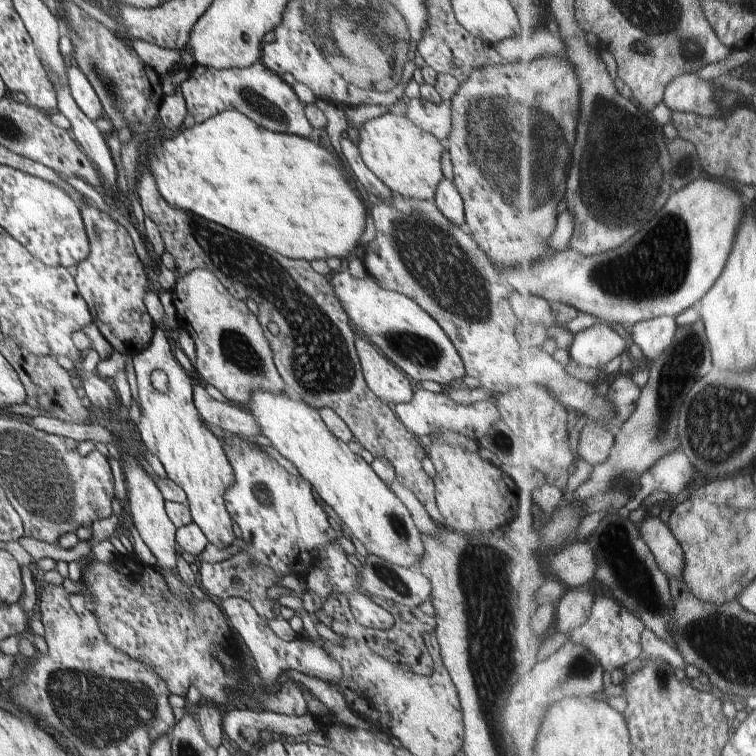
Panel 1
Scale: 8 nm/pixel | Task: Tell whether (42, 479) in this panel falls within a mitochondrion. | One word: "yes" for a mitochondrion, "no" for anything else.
yes

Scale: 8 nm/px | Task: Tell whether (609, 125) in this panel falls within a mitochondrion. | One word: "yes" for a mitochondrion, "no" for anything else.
yes

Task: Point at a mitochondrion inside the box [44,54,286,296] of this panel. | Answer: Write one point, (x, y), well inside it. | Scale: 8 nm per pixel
(114, 91)

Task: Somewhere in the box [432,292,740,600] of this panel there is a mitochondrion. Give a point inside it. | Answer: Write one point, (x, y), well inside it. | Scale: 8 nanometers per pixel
(683, 364)

